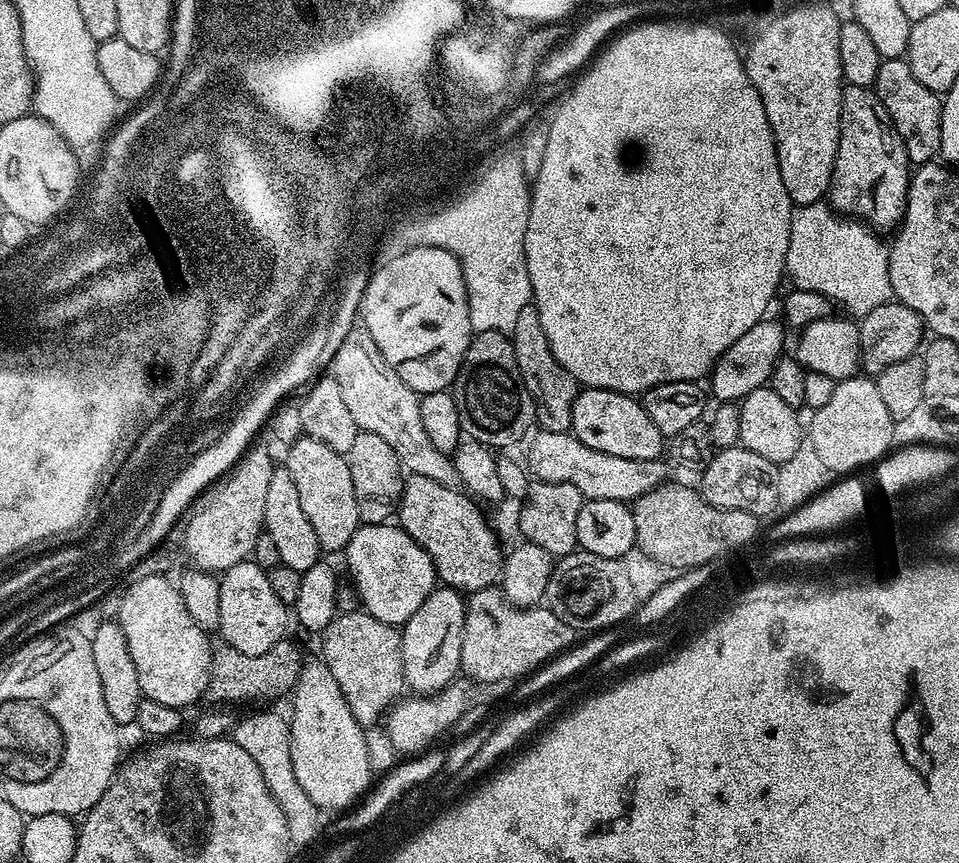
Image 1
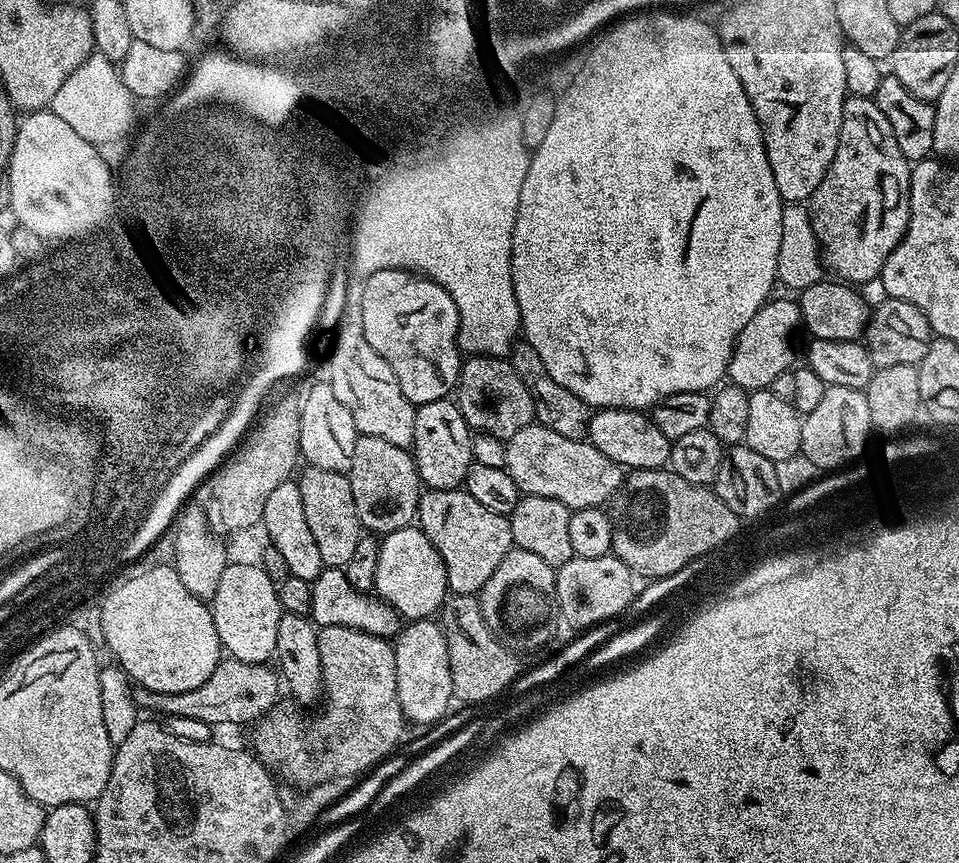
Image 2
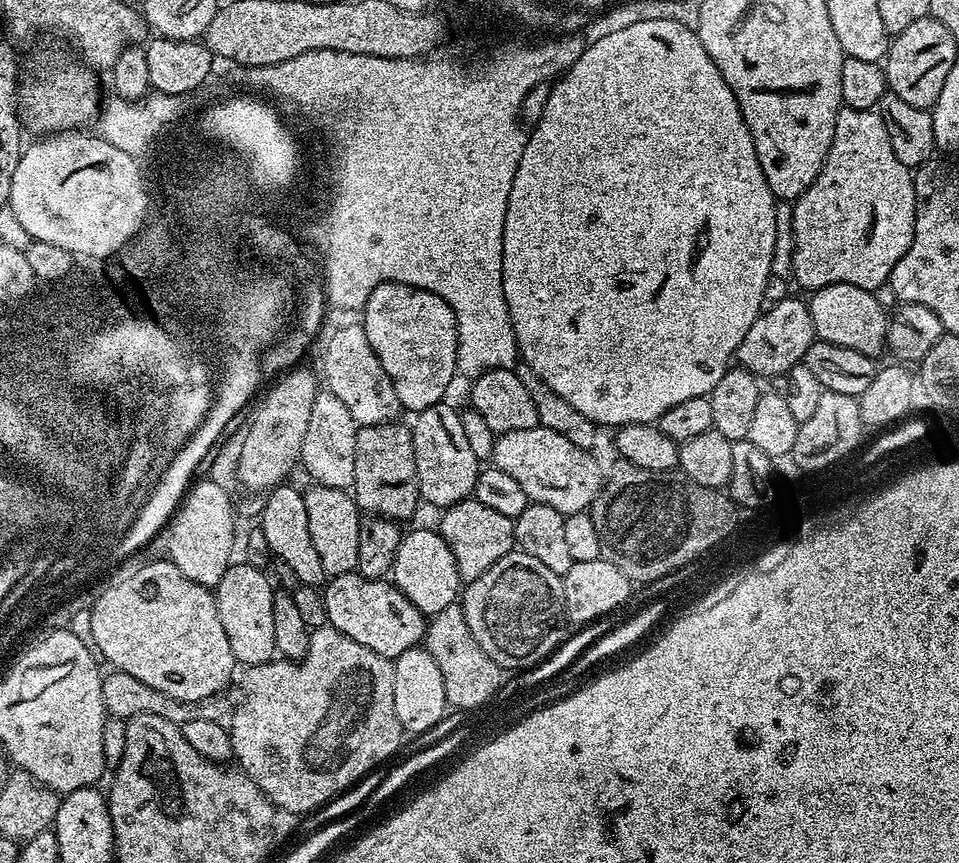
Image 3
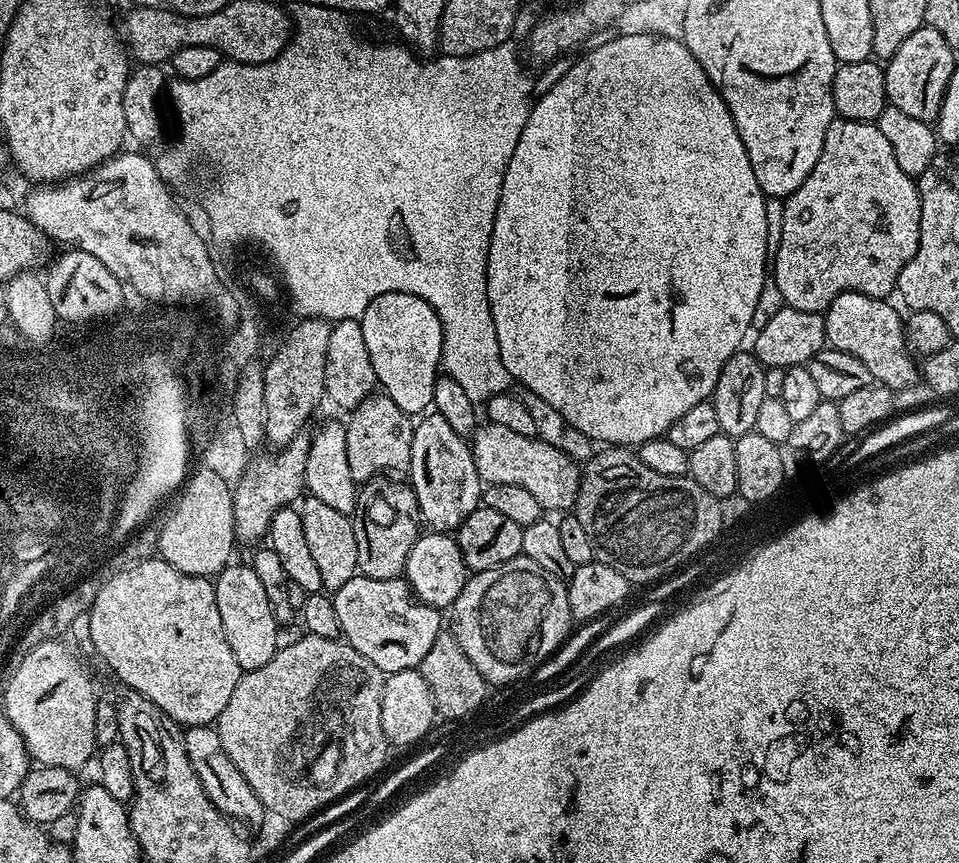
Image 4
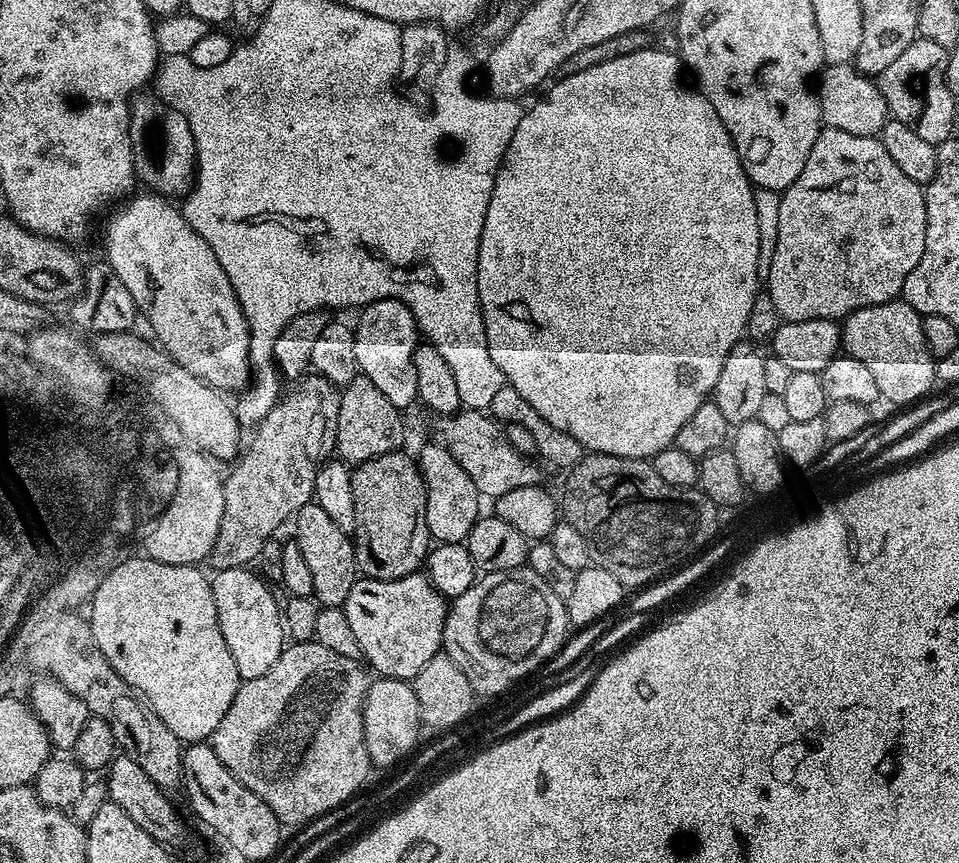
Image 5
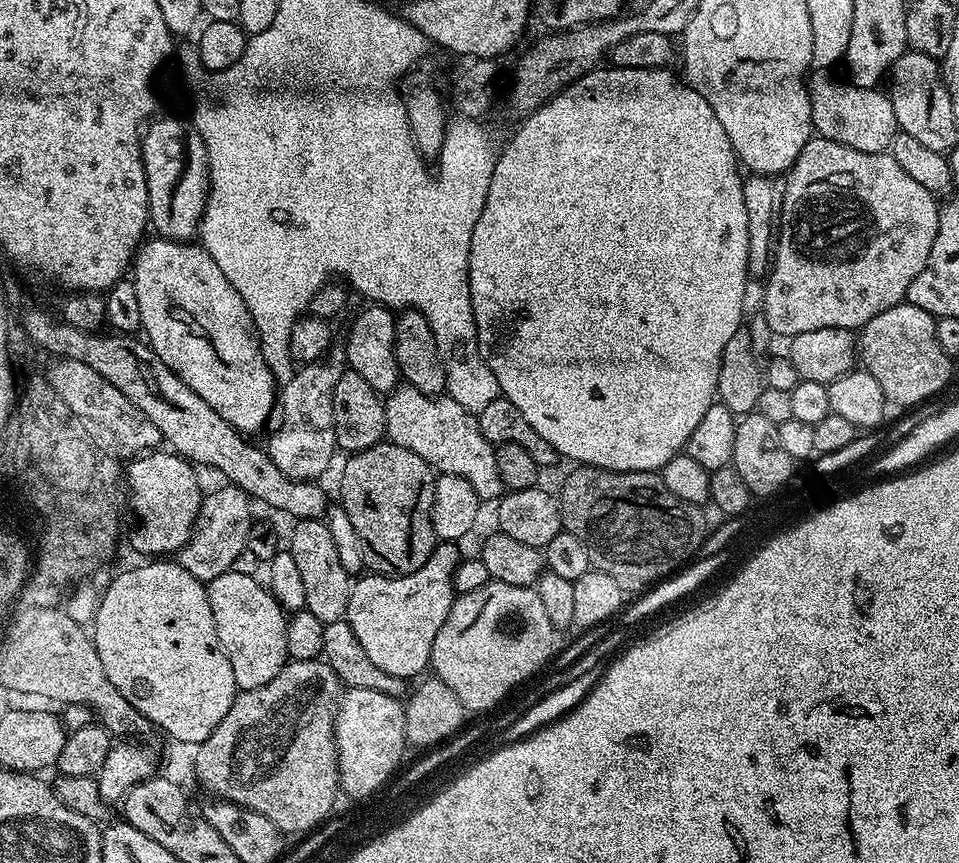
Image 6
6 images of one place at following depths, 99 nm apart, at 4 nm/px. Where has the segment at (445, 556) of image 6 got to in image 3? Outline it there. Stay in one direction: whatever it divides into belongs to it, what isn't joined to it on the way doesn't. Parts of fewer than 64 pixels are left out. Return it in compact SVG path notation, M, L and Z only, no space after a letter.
M359 571L347 572L331 577L322 591L328 624L346 634L346 638L362 642L362 646L374 650L374 654L382 654L386 659L395 661L396 657L406 654L406 650L417 647L423 641L426 627L424 613L387 579L368 580Z

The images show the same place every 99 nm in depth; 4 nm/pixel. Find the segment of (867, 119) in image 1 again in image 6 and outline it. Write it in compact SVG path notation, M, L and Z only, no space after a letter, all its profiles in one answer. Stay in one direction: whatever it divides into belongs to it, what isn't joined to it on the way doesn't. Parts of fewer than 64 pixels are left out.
M813 135L788 169L785 194L778 202L778 231L764 288L764 320L769 330L785 338L823 328L859 330L874 314L905 303L910 282L922 274L930 258L939 221L937 197L914 182L891 154L862 154Z

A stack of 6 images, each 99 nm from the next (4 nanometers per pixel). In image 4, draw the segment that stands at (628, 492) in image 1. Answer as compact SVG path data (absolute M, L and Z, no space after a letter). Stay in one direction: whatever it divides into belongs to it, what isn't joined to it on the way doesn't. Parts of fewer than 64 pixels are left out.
M484 422L471 433L470 447L474 466L485 485L522 486L530 490L530 494L534 494L546 510L568 510L575 505L582 468L577 461L562 454L558 446L550 446L550 442L539 438L523 436L507 426Z

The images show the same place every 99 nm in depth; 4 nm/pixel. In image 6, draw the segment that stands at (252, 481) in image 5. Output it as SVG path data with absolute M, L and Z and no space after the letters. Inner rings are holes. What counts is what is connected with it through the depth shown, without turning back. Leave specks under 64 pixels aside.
M335 333L328 351L315 362L297 367L283 381L270 417L276 427L266 443L266 451L284 473L295 480L316 480L328 468L332 455L337 455L336 423L332 391L347 369L347 337ZM223 486L217 492L212 492L203 497L200 501L200 512L196 516L196 522L192 525L192 536L186 541L183 548L178 553L178 562L190 574L194 574L194 578L202 581L213 580L218 578L218 574L226 574L233 571L237 567L236 559L248 548L248 531L252 529L254 517L248 509L250 497L248 493L241 488L235 486Z

